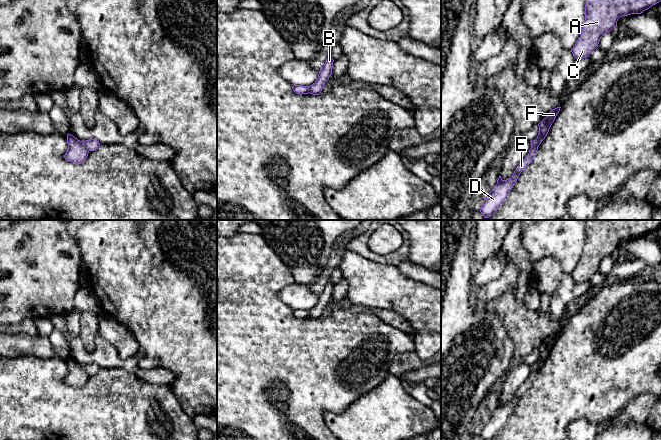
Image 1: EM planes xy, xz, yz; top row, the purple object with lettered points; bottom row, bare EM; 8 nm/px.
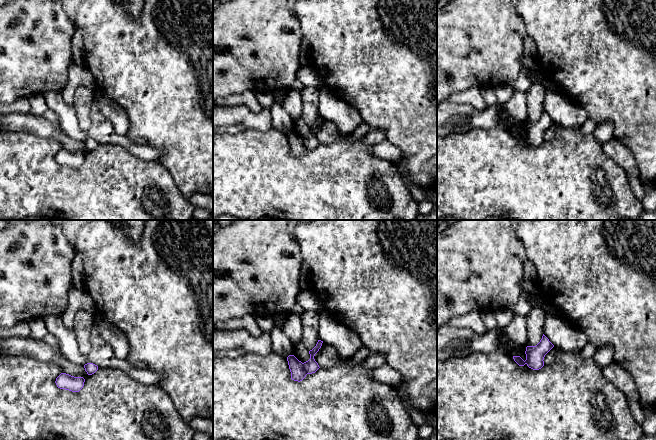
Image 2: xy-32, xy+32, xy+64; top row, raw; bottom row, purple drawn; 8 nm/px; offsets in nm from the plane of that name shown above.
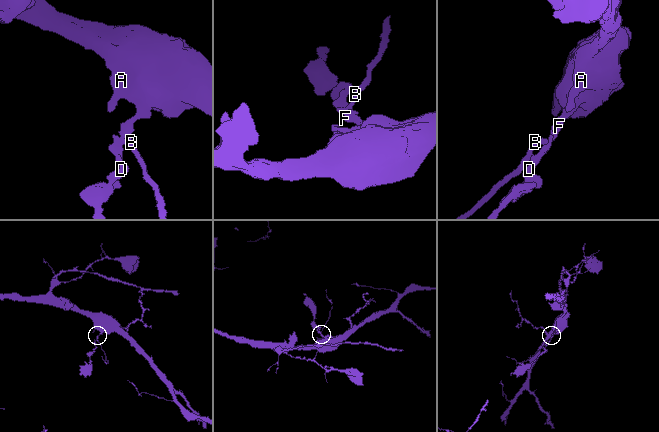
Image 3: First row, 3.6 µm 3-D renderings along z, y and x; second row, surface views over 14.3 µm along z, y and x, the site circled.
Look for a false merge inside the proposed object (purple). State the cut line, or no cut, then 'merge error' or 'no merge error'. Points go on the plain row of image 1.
xy (82, 366), (88, 375) | merge error

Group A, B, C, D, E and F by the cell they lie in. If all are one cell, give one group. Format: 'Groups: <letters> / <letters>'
Groups: A B C F / D E

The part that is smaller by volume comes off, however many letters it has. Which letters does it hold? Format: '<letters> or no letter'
D, E

